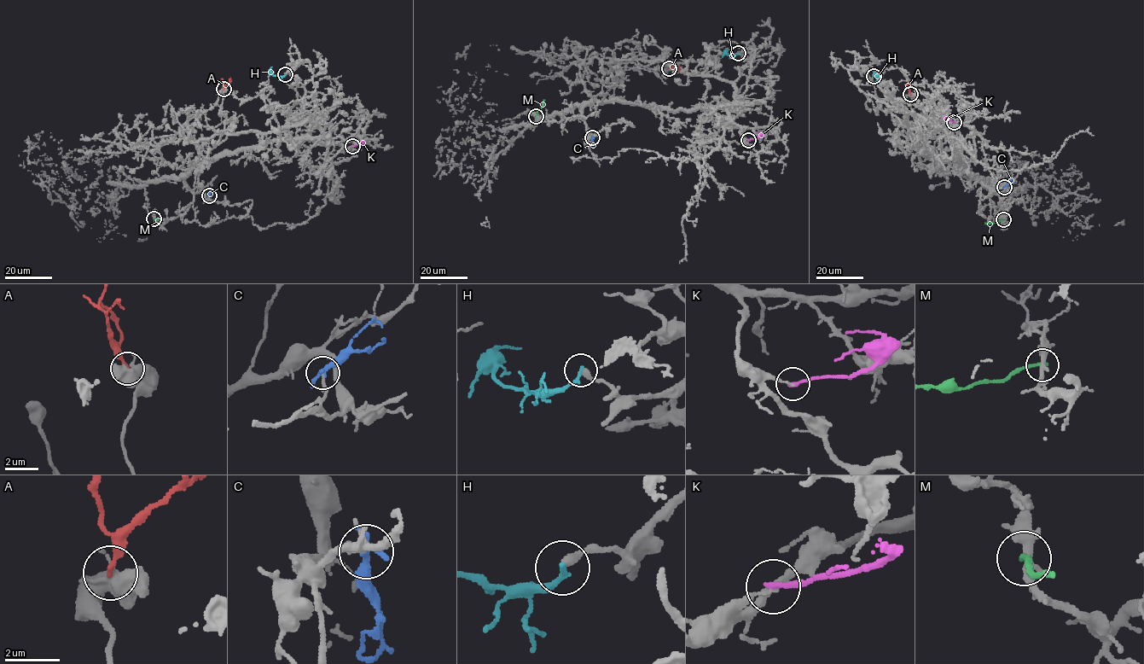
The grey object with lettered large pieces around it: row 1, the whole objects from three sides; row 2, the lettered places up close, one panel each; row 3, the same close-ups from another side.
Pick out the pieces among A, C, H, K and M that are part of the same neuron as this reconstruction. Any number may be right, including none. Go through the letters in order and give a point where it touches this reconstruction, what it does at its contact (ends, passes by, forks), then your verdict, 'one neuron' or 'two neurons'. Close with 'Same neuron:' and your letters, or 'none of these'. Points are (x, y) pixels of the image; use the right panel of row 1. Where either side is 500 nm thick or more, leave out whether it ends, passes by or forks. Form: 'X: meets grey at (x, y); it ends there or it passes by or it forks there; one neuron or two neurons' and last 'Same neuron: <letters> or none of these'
A: meets grey at (910, 94); it ends there; two neurons
C: meets grey at (1004, 187); it ends there; one neuron
H: meets grey at (873, 76); it ends there; two neurons
K: meets grey at (954, 122); it ends there; two neurons
M: meets grey at (1003, 219); it ends there; two neurons
Same neuron: C

